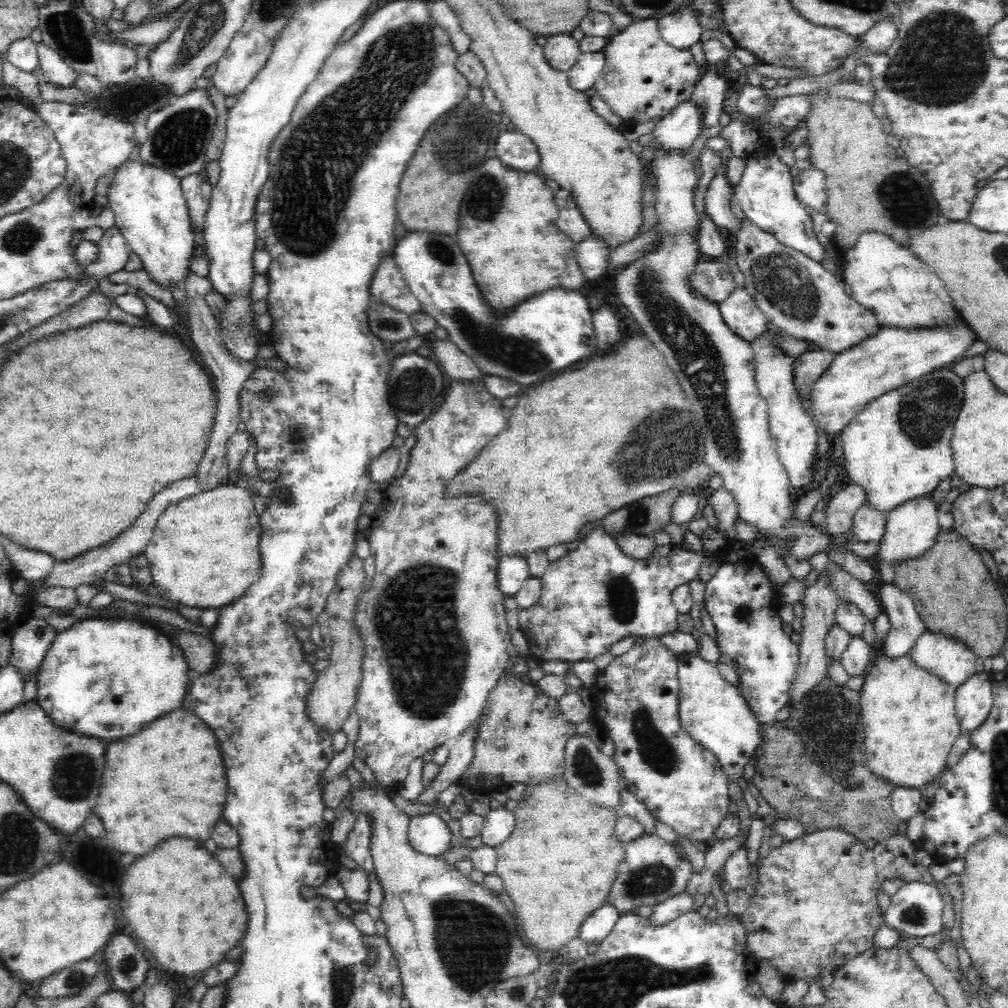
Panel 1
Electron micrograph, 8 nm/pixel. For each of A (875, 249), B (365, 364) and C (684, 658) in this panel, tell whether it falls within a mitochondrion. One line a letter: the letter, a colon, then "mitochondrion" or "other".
A: other
B: other
C: other

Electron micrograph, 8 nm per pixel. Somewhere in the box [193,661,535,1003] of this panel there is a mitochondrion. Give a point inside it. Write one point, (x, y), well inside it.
(468, 937)

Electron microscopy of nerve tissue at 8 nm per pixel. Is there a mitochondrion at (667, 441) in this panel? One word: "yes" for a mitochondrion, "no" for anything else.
yes

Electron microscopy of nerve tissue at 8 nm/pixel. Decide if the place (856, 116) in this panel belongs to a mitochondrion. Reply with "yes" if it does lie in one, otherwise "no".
no

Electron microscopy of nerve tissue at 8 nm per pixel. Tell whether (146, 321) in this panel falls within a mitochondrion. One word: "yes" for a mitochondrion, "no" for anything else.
no

